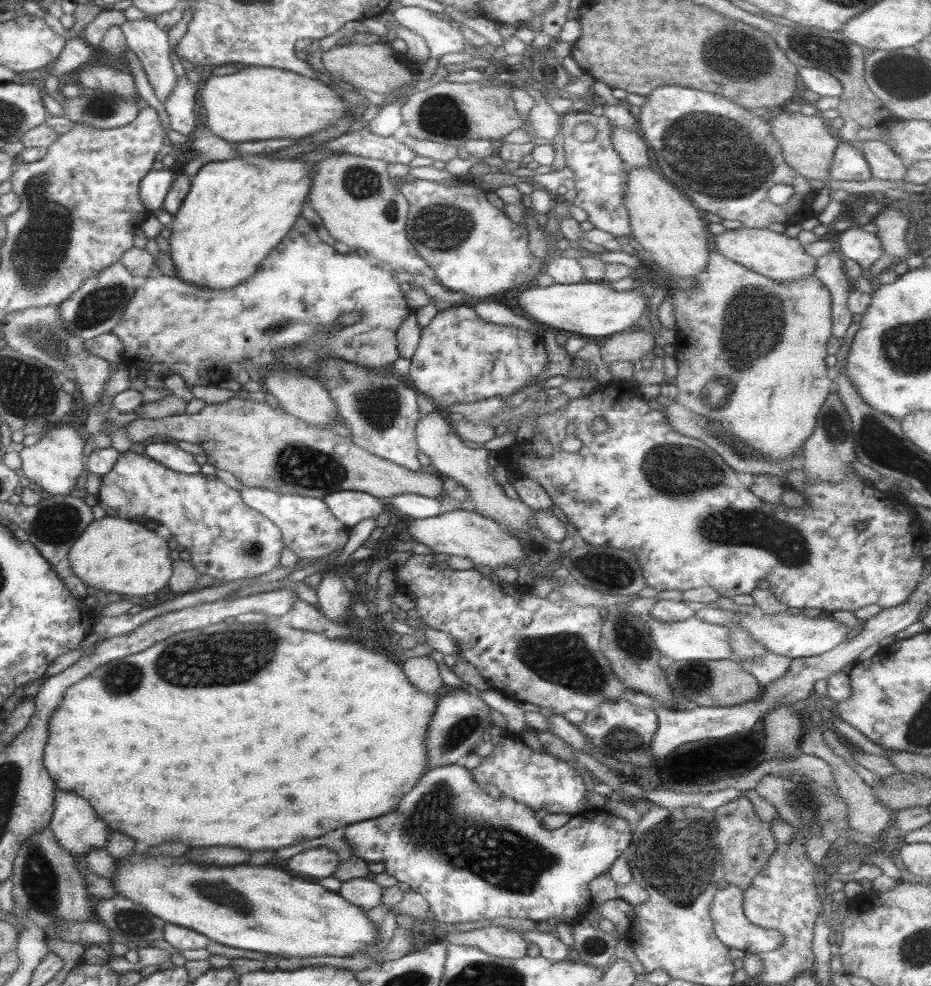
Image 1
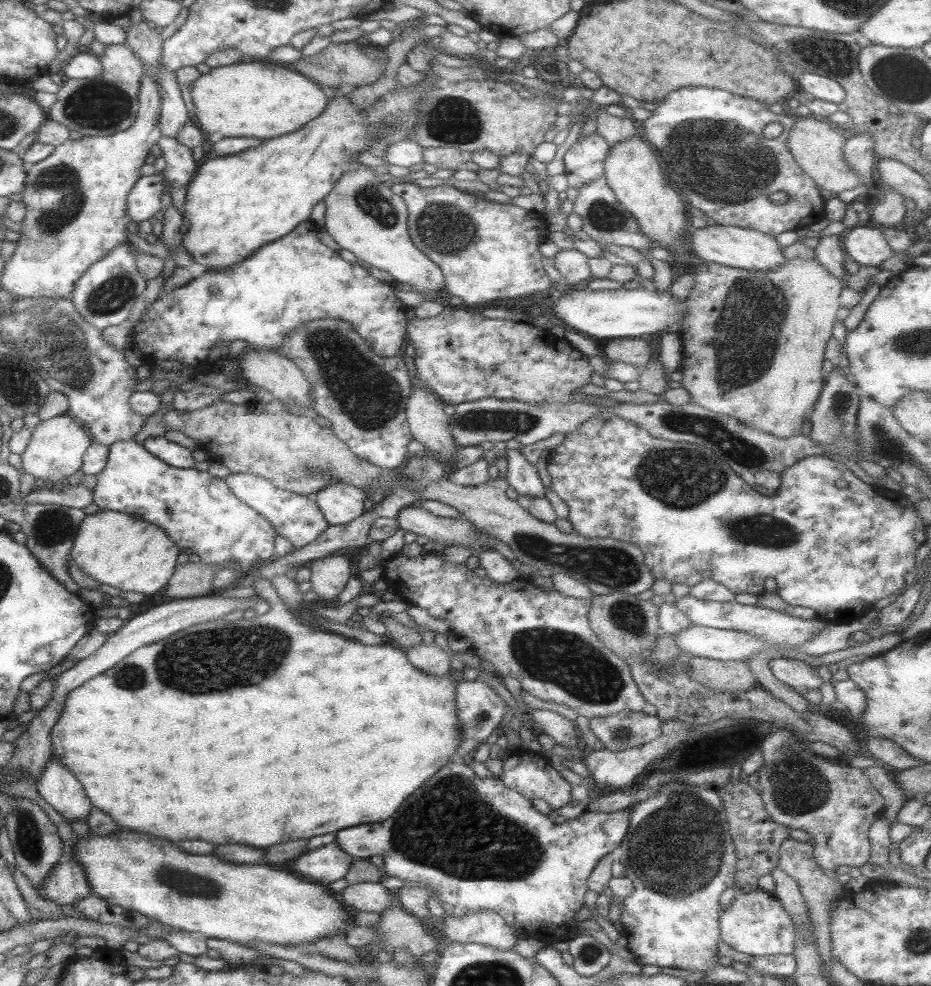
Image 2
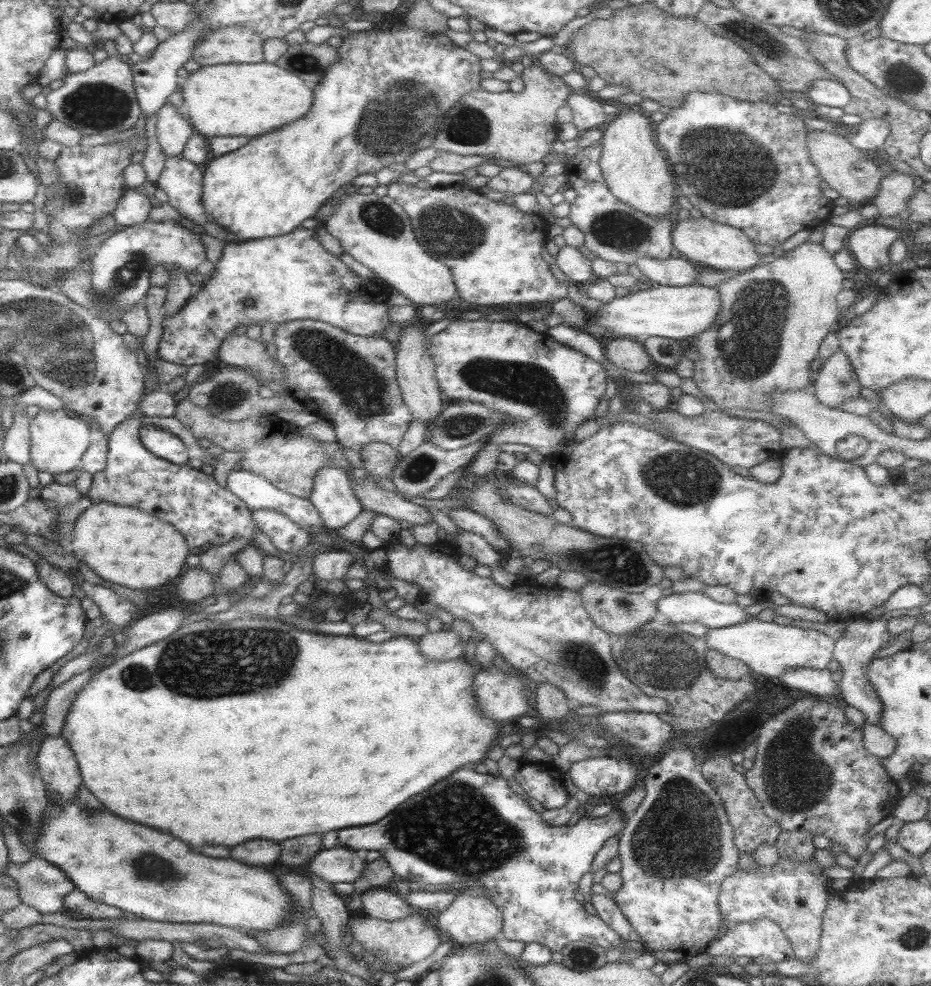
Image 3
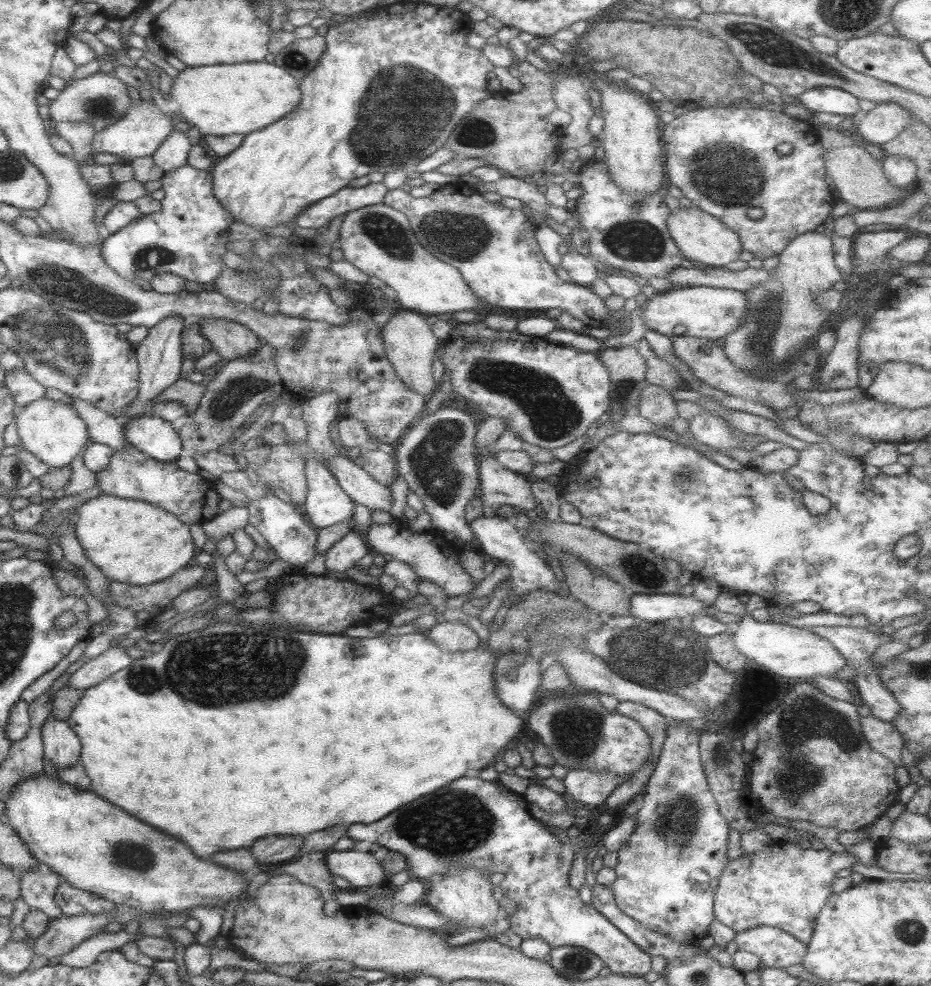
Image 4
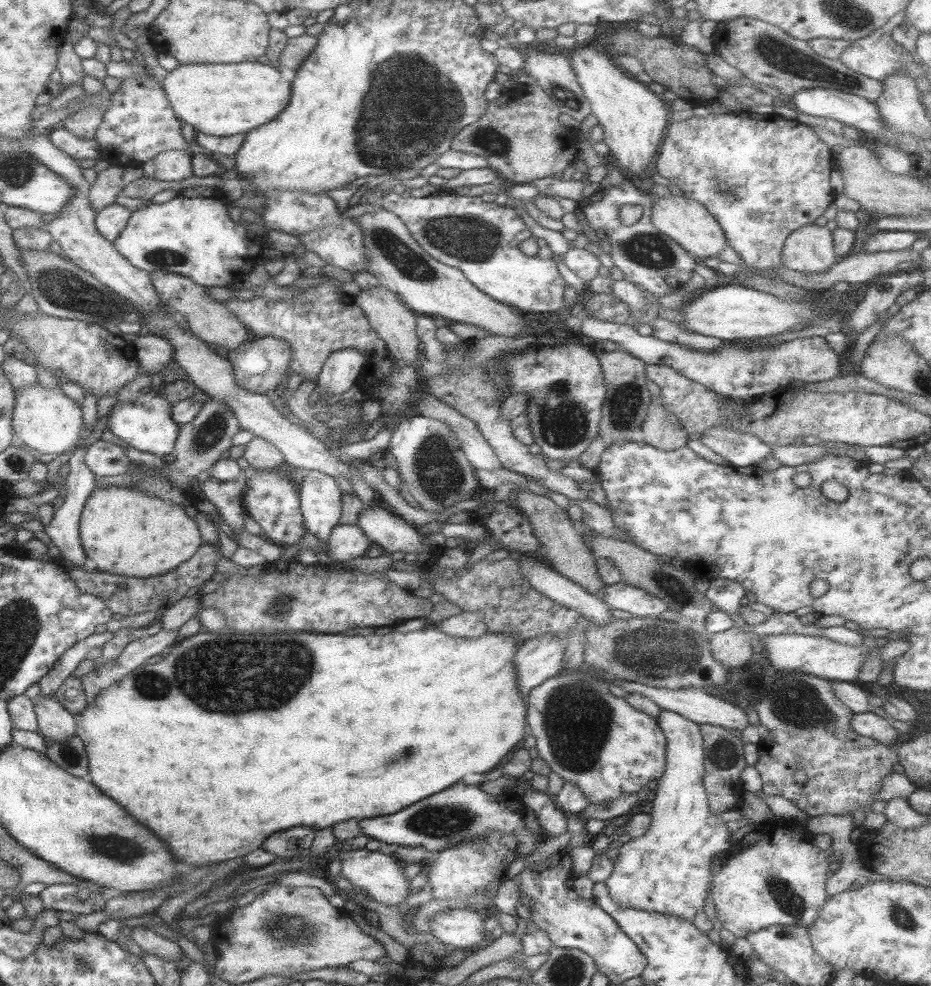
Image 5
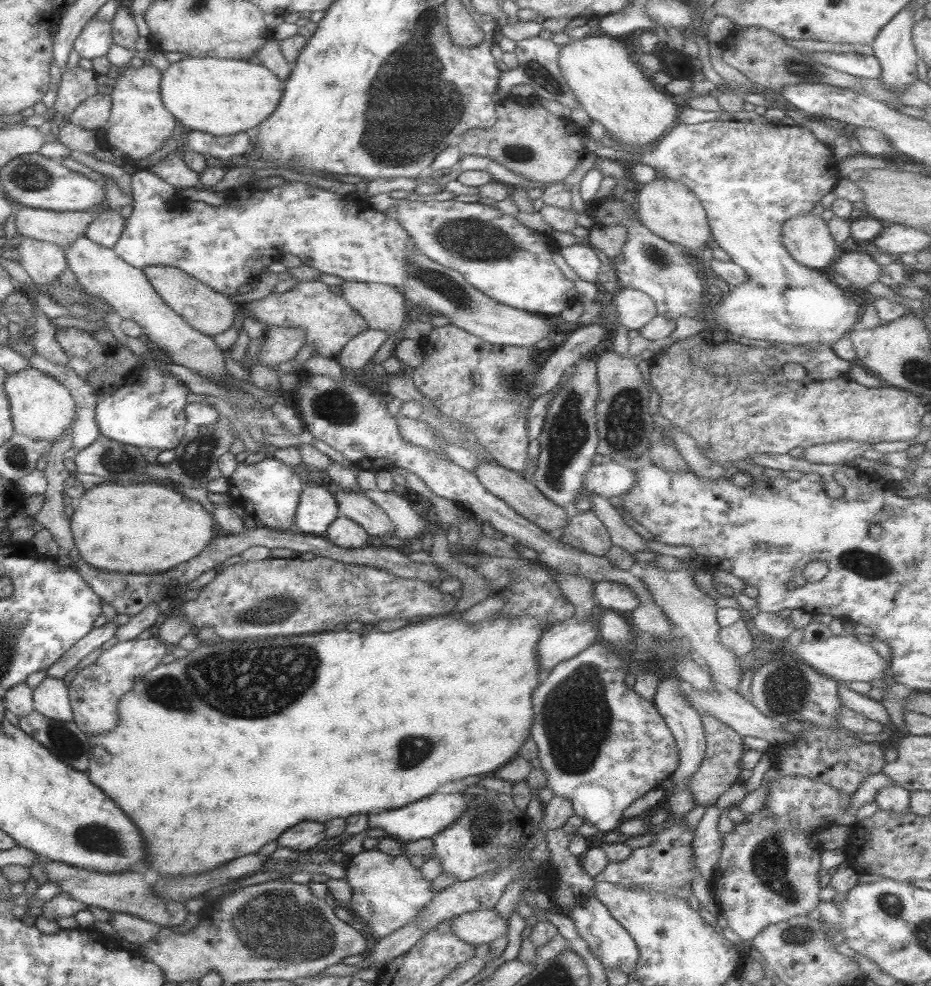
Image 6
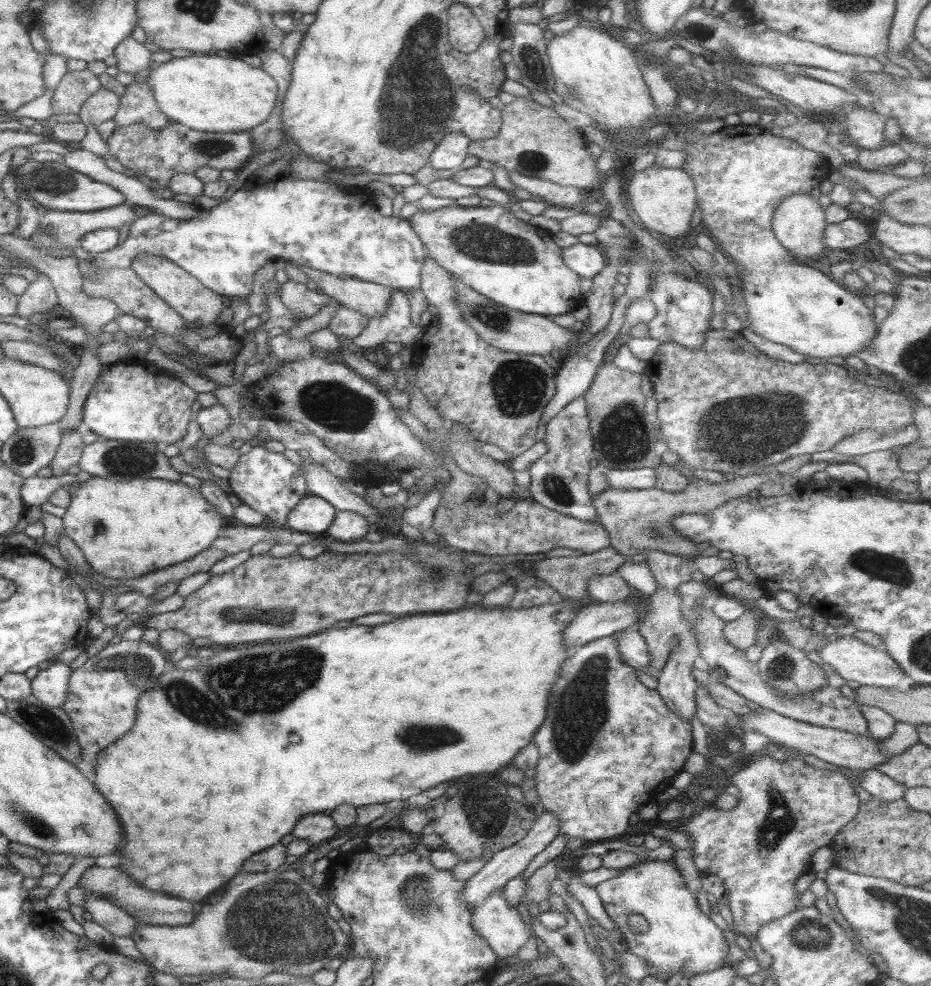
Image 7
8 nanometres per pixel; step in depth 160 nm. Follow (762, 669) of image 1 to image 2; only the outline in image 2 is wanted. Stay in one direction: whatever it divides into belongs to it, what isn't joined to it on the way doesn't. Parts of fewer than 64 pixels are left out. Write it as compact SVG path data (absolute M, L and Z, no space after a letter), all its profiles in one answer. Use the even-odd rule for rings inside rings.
M775 657L768 662L768 667L779 682L794 688L799 694L819 690L822 683L817 675L817 669L797 659Z

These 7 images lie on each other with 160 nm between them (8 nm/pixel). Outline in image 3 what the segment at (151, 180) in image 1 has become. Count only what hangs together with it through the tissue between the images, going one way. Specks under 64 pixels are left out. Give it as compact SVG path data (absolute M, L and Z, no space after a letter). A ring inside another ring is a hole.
M126 189L110 215L117 225L127 227L146 222L151 207L148 196L137 189Z

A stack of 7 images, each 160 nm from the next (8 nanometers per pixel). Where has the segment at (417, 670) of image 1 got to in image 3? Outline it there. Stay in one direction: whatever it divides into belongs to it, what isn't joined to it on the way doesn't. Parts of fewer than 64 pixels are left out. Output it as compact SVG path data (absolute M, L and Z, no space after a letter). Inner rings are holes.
M444 627L437 632L427 632L416 640L416 647L419 649L421 656L427 660L451 660L453 658L462 658L464 654L464 647L459 643L460 638L457 633L451 630L451 627Z

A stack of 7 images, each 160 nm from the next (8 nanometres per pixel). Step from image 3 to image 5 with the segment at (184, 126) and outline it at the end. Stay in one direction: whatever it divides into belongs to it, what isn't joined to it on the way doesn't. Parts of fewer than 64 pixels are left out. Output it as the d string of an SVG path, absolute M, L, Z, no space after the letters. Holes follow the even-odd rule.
M168 150L150 158L140 167L143 177L175 182L191 176L190 154L185 151Z

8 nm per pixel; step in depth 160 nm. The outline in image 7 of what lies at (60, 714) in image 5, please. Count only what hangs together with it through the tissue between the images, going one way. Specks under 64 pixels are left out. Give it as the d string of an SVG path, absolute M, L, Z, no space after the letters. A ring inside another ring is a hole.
M62 662L51 663L45 669L38 669L33 680L30 680L30 694L33 695L43 706L57 707L64 703L66 697L66 686L70 670L67 664Z

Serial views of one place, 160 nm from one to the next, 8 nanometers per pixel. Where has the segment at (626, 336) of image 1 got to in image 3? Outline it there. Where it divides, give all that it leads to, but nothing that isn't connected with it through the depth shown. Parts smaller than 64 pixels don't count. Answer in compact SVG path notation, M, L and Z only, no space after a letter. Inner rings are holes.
M613 338L605 344L605 358L627 372L647 372L653 362L646 350L632 338Z

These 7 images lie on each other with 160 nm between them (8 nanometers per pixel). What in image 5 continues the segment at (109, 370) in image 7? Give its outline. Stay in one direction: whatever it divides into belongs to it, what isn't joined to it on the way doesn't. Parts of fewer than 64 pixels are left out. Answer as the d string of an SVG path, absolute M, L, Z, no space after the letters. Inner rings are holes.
M149 386L143 390L137 399L131 403L116 402L111 407L107 419L107 430L129 444L133 449L154 454L156 457L165 456L172 452L178 431L178 424L171 418L170 403L161 398L161 386Z

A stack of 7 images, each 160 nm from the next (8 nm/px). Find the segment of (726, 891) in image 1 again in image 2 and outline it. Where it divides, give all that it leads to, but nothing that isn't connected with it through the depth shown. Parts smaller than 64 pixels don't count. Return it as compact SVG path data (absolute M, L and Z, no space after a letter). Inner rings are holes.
M763 890L748 893L735 892L727 908L718 916L719 941L751 957L792 954L794 949L794 923L774 897Z

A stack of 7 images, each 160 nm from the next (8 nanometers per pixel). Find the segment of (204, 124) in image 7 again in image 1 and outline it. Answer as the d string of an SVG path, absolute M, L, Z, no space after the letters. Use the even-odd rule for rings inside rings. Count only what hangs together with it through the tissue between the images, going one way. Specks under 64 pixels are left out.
M247 66L235 73L208 77L199 90L205 126L227 142L299 139L325 130L347 115L341 98L317 79L291 71Z

